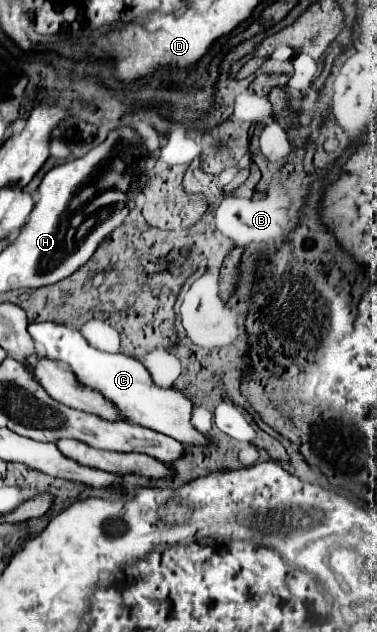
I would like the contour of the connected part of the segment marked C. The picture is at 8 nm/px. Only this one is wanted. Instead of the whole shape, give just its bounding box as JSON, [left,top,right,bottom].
[28,322,208,446]

